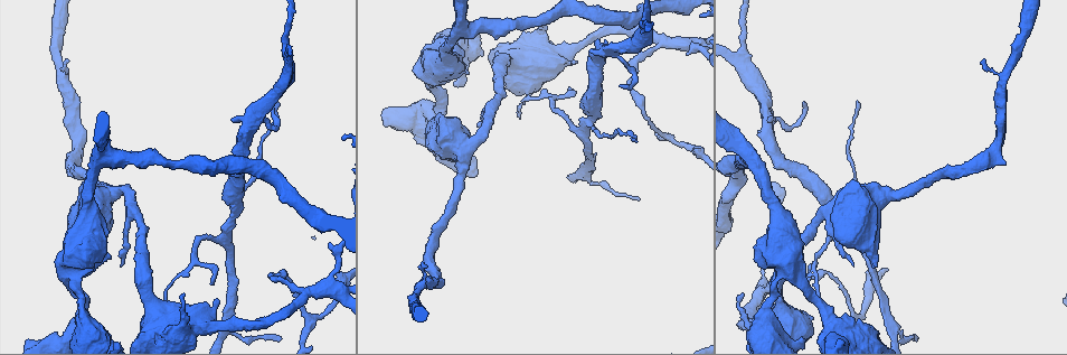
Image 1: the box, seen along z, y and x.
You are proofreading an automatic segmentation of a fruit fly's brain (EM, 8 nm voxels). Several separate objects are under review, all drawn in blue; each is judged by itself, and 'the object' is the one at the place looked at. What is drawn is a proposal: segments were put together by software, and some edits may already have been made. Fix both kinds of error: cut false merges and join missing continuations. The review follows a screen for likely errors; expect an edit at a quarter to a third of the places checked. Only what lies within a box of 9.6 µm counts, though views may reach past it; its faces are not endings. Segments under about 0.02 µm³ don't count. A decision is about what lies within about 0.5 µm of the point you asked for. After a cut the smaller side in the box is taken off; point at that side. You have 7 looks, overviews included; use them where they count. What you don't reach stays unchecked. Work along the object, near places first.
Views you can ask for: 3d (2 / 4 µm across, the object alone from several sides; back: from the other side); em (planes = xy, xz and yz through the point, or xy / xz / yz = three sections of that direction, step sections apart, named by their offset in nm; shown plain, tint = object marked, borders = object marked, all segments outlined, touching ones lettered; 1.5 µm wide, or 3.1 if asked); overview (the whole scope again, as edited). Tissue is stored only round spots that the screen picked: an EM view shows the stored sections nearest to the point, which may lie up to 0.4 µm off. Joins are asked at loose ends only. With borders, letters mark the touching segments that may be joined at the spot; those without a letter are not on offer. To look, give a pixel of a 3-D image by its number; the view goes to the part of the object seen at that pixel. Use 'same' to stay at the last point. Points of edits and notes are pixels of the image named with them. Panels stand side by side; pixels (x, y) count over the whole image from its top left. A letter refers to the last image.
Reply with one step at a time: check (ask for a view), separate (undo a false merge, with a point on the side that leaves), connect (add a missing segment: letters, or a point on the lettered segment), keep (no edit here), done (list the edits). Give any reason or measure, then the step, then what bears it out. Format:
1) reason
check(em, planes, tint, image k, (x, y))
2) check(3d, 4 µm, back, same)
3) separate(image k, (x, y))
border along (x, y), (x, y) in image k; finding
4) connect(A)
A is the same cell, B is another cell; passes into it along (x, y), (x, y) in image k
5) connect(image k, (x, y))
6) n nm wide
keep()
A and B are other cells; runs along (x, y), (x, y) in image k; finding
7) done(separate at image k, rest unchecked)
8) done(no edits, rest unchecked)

check(3d, 2 µm, back, image 1, (427, 267))

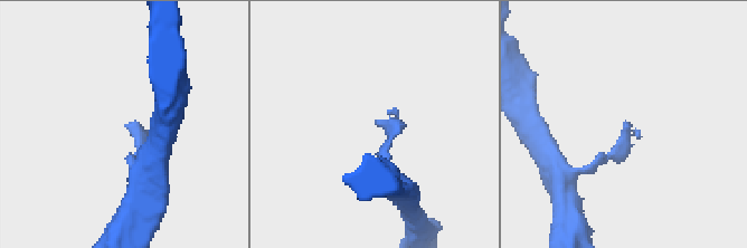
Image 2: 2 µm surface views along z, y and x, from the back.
now the EM
check(em, planes, tint, image 2, (629, 123))

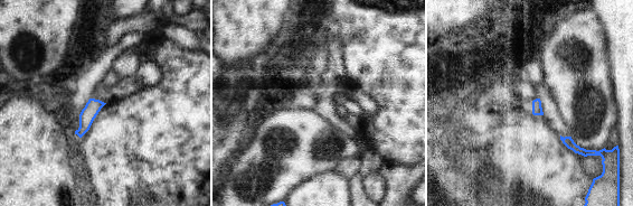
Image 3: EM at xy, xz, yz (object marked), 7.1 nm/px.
check(em, planes, borders, same)

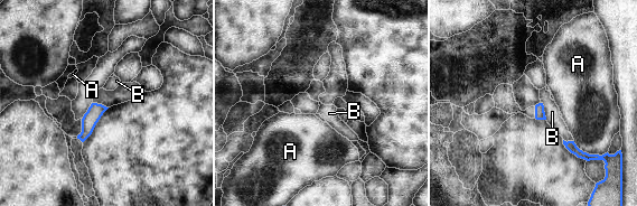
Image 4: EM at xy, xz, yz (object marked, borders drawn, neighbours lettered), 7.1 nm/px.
keep()
A and B are other cells; no lettered segment goes on from it

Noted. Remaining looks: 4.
sudden change in width
check(em, planes, tint, image 1, (662, 42))

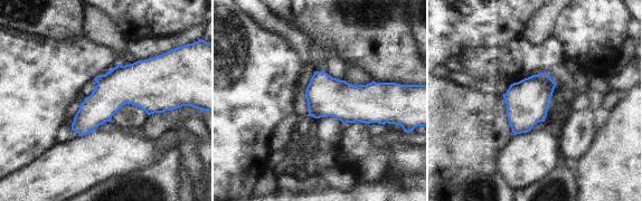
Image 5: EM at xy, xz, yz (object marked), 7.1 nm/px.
what lies round it
check(em, planes, borders, same)

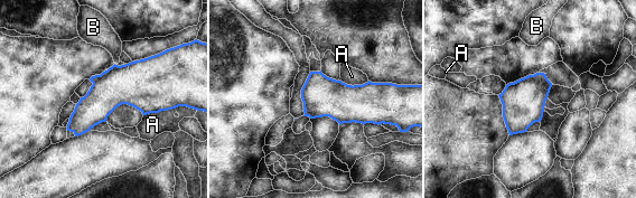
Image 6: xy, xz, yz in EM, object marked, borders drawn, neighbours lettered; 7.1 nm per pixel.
A touches over 260 nm
separate(image 6, (542, 76))
A and B are other cells; border along (532, 75), (550, 83) in image 6; a second neuron is stuck on

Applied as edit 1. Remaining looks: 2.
done(separate at image 6, rest unchecked)

